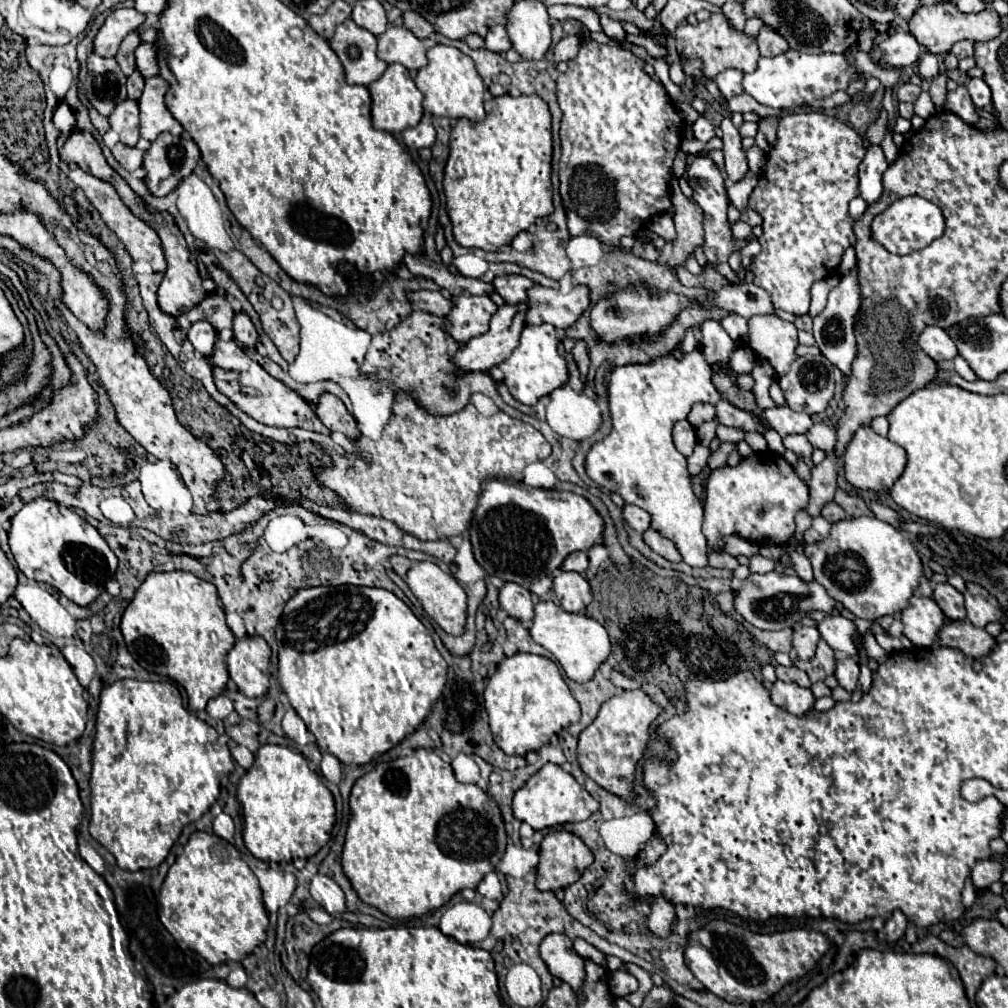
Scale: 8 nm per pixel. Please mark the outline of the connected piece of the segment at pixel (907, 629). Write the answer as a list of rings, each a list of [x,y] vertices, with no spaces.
[[[914,595],[910,599],[910,605],[902,611],[902,623],[904,635],[916,647],[932,647],[938,631],[944,625],[944,613],[934,599]]]

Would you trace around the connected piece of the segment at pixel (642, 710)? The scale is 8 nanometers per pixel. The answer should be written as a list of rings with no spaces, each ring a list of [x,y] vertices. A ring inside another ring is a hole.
[[[640,689],[618,691],[600,707],[598,717],[578,737],[578,763],[582,771],[606,791],[624,799],[632,799],[636,763],[644,755],[650,723],[658,717],[658,713],[660,707],[654,705],[650,697],[644,695]]]

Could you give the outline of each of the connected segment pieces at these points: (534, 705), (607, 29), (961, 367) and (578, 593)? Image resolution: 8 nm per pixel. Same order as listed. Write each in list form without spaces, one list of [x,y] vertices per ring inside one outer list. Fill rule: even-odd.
[[[516,653],[500,661],[498,671],[488,679],[484,689],[484,707],[494,743],[508,755],[536,751],[546,745],[552,735],[580,719],[580,705],[564,683],[560,669],[548,657],[532,653]]]
[[[600,15],[600,23],[603,28],[603,32],[611,39],[615,39],[617,42],[622,43],[625,40],[626,32],[624,31],[620,22],[615,21],[607,15]]]
[[[956,355],[956,359],[952,359],[952,365],[954,365],[954,371],[956,371],[962,379],[966,379],[966,381],[976,381],[976,379],[978,379],[976,373],[970,369],[970,365],[968,365],[960,355]]]
[[[560,571],[554,577],[554,593],[568,613],[584,613],[592,601],[592,591],[584,575],[574,571]]]

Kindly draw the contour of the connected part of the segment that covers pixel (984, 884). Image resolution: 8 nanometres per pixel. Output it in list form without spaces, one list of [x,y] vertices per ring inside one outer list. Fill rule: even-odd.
[[[994,857],[976,863],[974,869],[972,869],[972,885],[974,885],[974,889],[978,893],[986,891],[994,881],[1000,881],[1002,871],[1004,871],[1002,863],[998,859],[994,859]]]

